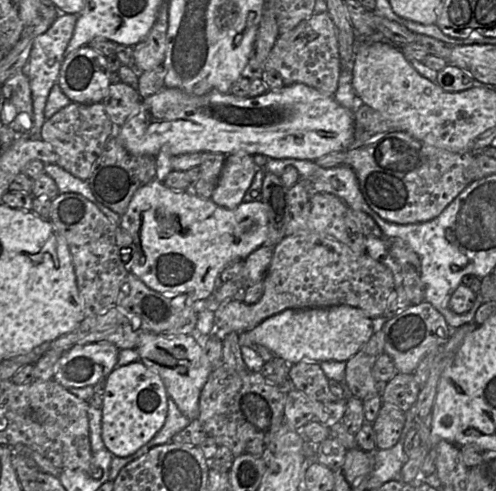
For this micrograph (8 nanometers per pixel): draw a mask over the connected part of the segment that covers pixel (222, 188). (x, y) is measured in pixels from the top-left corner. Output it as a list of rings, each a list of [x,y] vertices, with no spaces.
[[[246,153],[226,155],[211,201],[225,209],[235,209],[243,203],[243,197],[258,169],[253,155]]]

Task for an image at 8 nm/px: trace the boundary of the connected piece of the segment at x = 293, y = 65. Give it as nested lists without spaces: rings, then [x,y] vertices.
[[[313,13],[289,32],[279,34],[264,70],[276,71],[288,84],[303,83],[326,95],[334,95],[338,88],[341,65],[338,32],[329,13]]]

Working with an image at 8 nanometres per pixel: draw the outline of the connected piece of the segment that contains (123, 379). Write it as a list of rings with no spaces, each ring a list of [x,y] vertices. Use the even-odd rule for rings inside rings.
[[[140,360],[116,366],[106,377],[103,395],[101,436],[105,447],[117,457],[134,454],[160,431],[167,408],[167,391],[157,373]]]

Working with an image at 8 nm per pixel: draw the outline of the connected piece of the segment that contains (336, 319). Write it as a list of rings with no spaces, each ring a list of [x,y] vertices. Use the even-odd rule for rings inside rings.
[[[338,305],[323,308],[286,309],[268,317],[254,329],[239,334],[239,340],[250,347],[252,344],[262,345],[279,357],[293,365],[299,362],[348,361],[370,339],[374,333],[374,320],[357,307]]]

